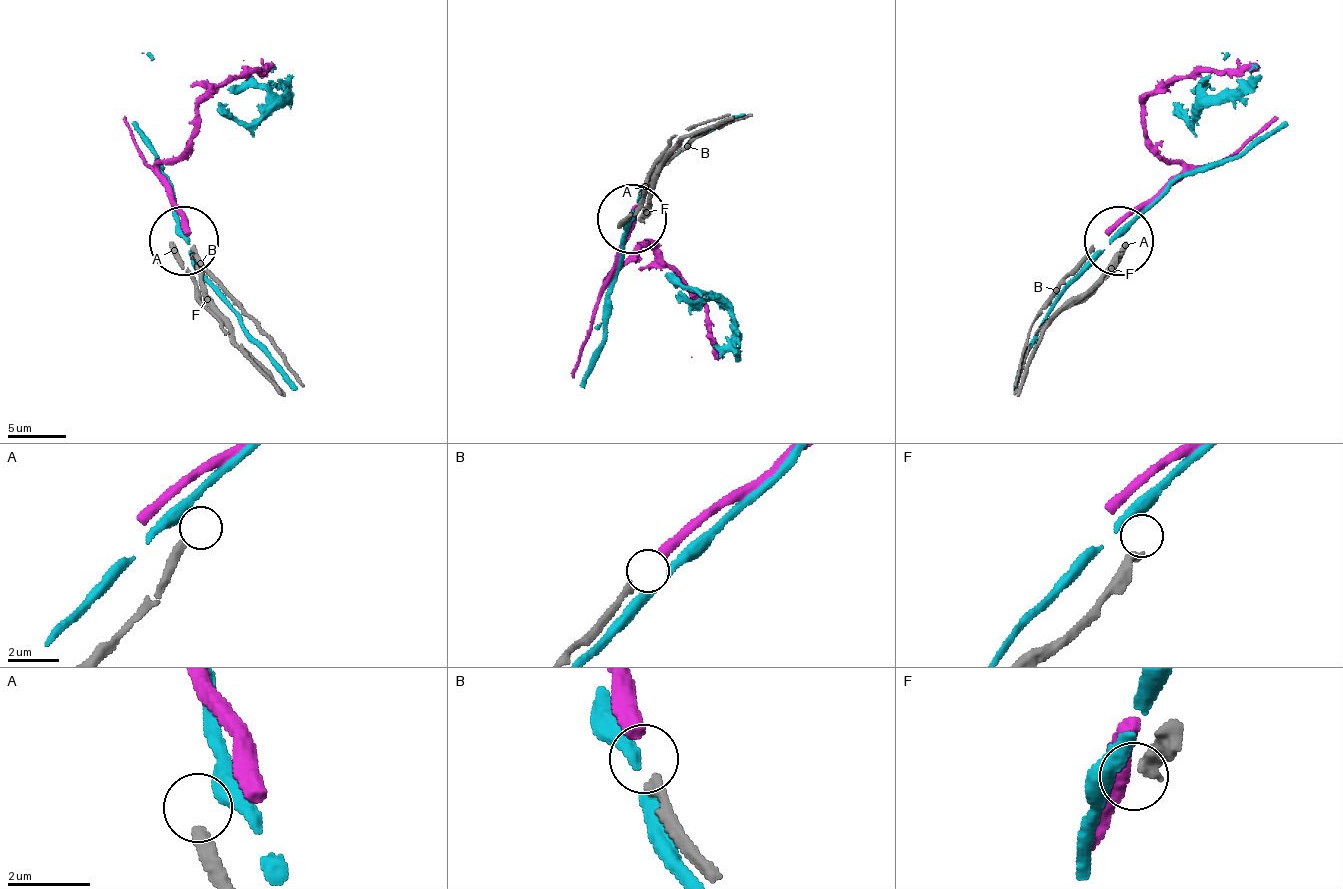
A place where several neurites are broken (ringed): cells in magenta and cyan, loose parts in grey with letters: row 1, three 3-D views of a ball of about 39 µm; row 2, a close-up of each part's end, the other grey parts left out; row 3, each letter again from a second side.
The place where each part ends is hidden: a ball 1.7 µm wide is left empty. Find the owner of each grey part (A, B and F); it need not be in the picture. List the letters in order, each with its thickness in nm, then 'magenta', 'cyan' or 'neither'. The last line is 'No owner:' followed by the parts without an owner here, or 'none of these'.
A: calibre 400 nm; neither
B: calibre 240 nm; magenta
F: calibre 420 nm; neither
No owner: A, F

